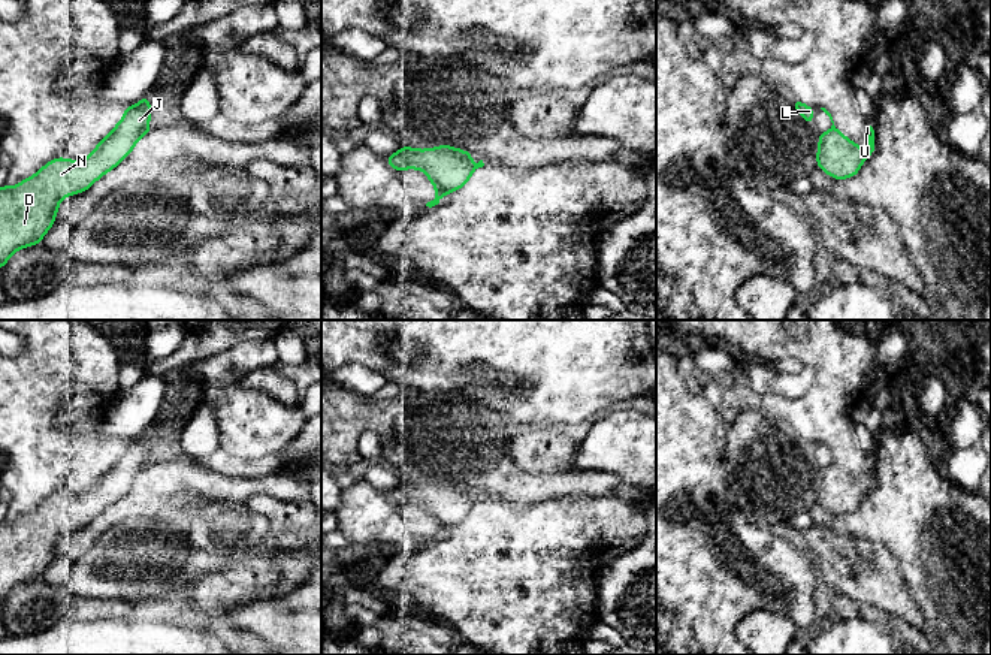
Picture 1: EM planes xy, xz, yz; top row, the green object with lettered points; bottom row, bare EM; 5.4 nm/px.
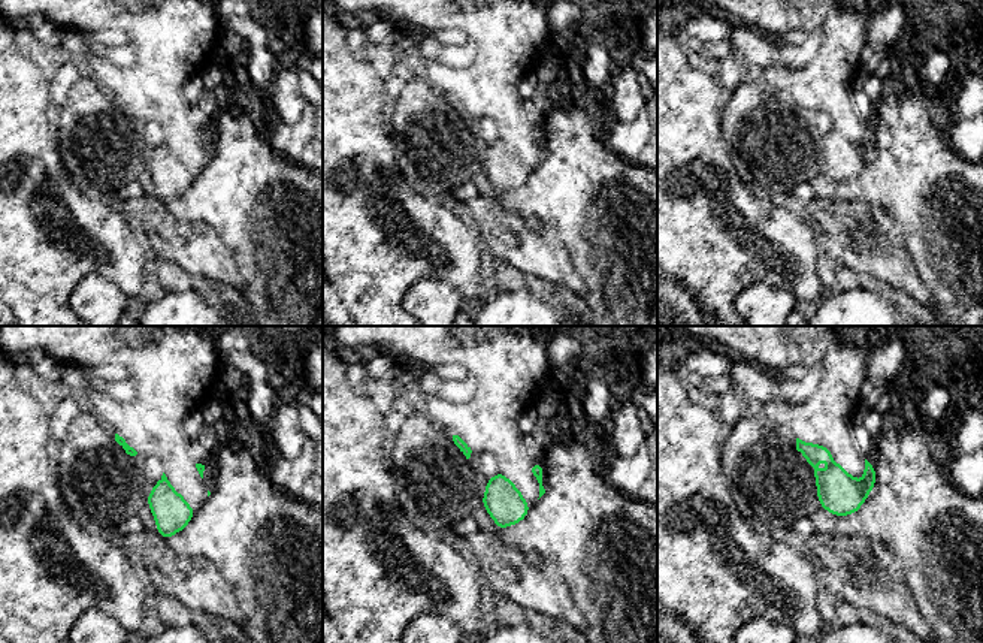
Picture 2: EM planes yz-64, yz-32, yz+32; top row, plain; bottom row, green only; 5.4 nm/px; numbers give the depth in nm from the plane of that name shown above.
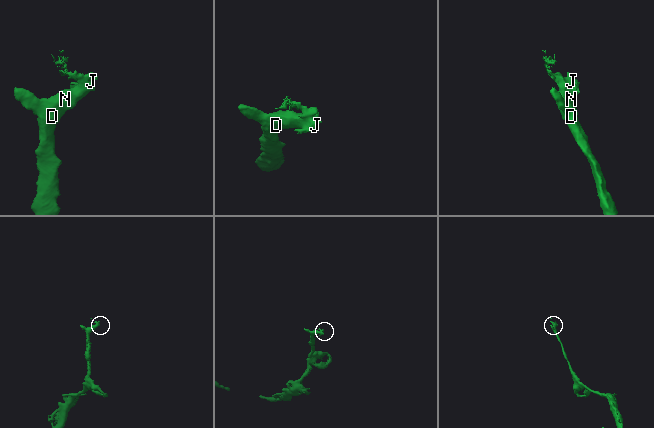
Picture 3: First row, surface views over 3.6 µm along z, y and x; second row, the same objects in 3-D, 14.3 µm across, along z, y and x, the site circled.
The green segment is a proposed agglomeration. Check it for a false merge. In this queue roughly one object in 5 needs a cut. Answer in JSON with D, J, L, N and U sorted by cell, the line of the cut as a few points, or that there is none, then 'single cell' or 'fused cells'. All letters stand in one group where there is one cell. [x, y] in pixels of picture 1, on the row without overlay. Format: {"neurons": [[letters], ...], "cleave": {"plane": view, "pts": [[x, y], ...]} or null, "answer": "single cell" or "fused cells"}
{"neurons": [["D", "J", "L", "N", "U"]], "cleave": null, "answer": "single cell"}

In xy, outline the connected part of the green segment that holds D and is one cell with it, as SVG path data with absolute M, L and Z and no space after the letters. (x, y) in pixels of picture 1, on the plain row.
M143 431L136 441L126 440L123 453L88 492L81 495L52 493L39 507L16 520L0 522L0 607L15 586L42 577L42 573L55 559L58 540L64 532L87 526L105 508L123 498L135 485L136 477L151 467L149 452L151 437Z

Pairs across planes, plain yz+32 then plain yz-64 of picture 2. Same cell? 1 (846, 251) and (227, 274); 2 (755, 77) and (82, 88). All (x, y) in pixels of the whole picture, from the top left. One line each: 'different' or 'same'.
1: same
2: different

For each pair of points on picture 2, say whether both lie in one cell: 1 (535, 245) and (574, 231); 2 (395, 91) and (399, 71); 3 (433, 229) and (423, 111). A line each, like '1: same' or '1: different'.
1: different
2: same
3: different

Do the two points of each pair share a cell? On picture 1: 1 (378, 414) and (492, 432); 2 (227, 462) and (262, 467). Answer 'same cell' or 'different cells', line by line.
1: same cell
2: same cell

